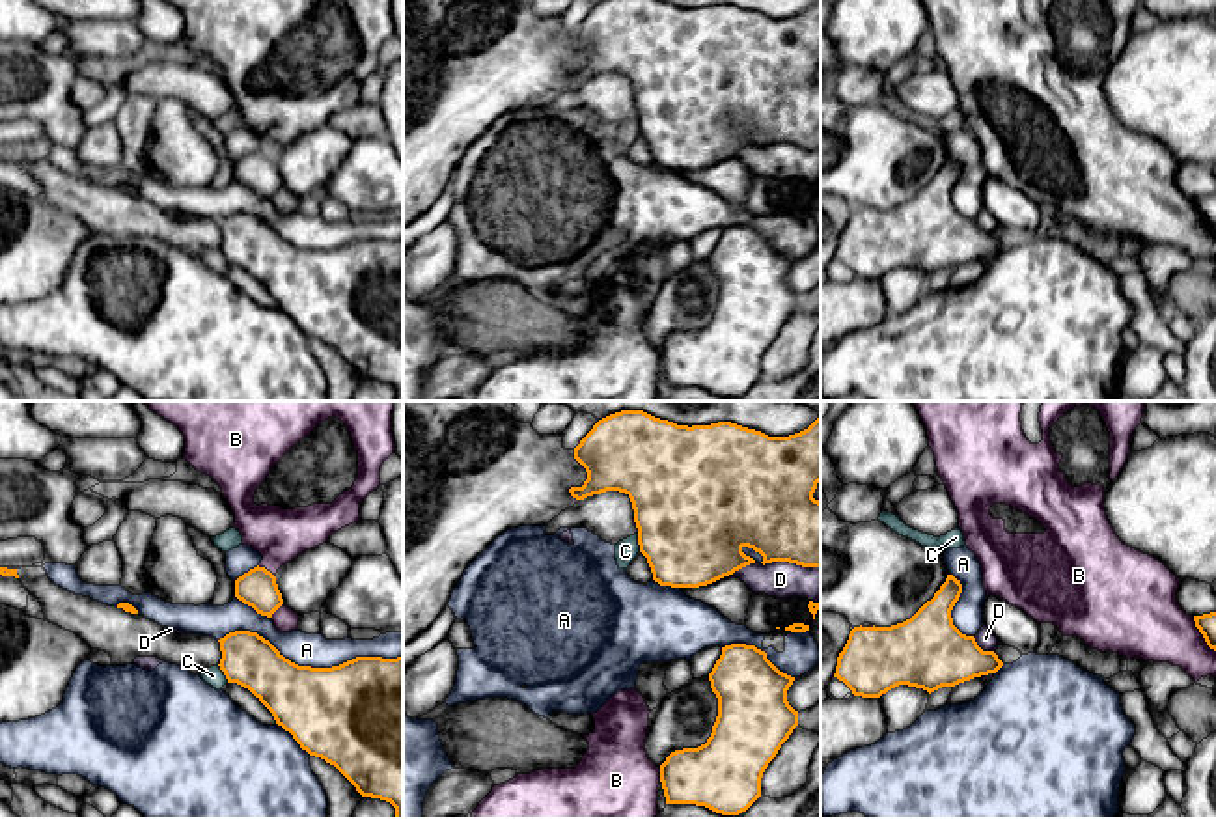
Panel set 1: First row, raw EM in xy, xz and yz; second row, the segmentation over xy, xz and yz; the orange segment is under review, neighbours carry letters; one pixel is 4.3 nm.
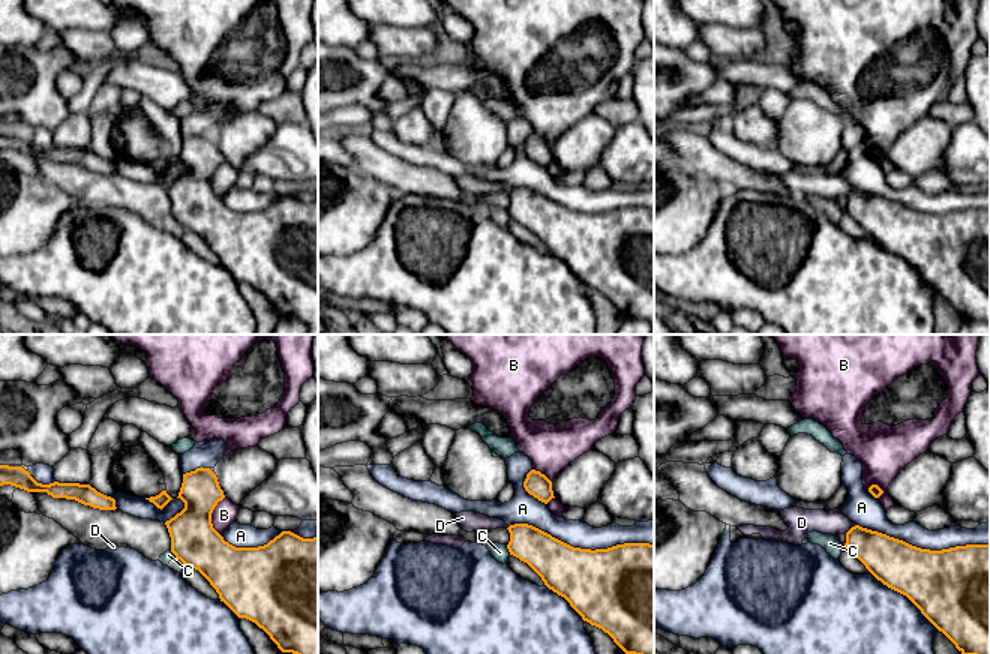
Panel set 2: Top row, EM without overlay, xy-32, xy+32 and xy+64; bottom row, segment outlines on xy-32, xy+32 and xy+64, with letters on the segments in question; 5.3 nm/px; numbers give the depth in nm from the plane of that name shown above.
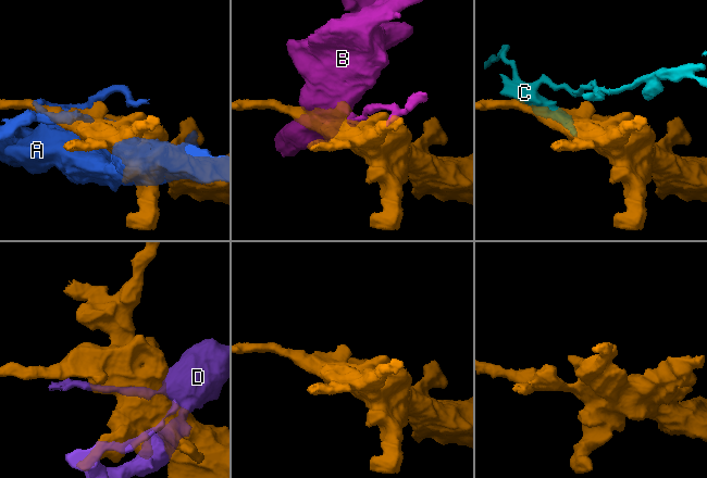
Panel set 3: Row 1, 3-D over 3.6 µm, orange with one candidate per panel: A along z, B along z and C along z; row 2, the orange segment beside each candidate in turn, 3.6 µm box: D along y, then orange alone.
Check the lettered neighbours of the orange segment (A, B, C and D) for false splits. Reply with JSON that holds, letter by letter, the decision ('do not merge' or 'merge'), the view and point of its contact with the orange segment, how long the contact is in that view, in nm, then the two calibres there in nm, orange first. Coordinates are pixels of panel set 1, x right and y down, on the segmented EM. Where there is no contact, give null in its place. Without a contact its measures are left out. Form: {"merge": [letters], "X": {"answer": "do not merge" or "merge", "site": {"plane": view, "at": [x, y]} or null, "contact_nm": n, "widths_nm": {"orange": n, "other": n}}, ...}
{"merge": [], "A": {"answer": "do not merge", "site": {"plane": "xy", "at": [310, 666]}, "contact_nm": 800, "widths_nm": {"orange": 420, "other": 140}}, "B": {"answer": "do not merge", "site": {"plane": "yz", "at": [1202, 633]}, "contact_nm": 180, "widths_nm": {"orange": 80, "other": 320}}, "C": {"answer": "do not merge", "site": {"plane": "xz", "at": [638, 543]}, "contact_nm": 80, "widths_nm": {"orange": 480, "other": 100}}, "D": {"answer": "do not merge", "site": {"plane": "xz", "at": [791, 562]}, "contact_nm": 260, "widths_nm": {"orange": 380, "other": 160}}}

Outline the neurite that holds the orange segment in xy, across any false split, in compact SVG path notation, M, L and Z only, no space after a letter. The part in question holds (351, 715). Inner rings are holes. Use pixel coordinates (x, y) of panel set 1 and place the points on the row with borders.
M235 631L218 642L228 683L248 688L302 750L334 765L362 797L390 802L403 819L403 657L311 668L291 662L257 632Z

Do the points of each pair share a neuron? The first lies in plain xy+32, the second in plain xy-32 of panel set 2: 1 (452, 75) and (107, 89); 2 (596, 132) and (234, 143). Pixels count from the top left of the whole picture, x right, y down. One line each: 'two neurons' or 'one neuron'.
1: two neurons
2: one neuron

